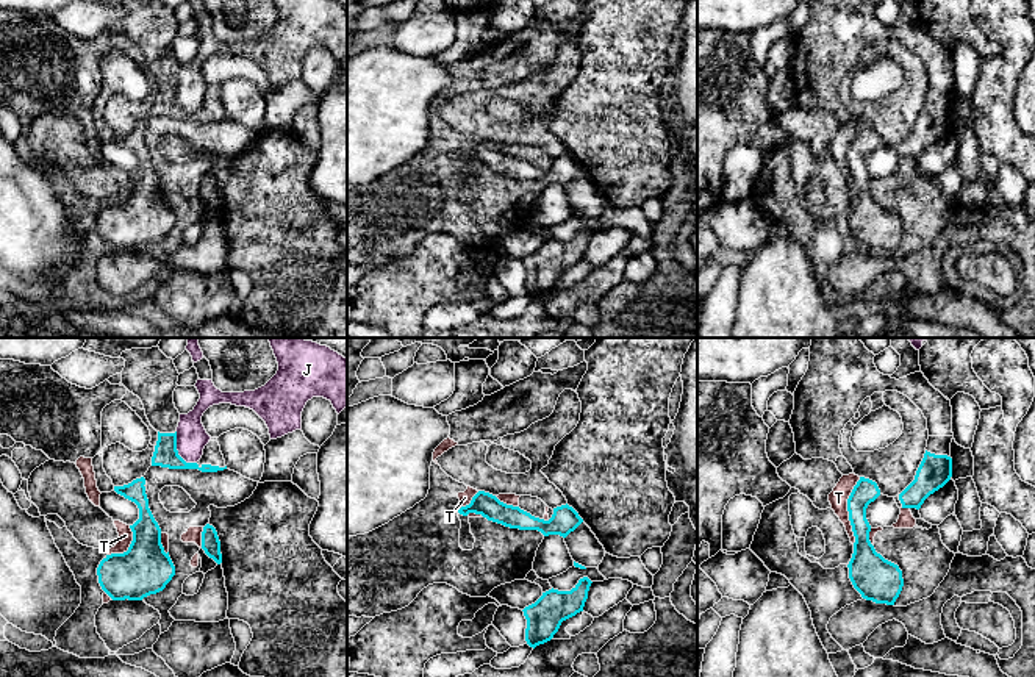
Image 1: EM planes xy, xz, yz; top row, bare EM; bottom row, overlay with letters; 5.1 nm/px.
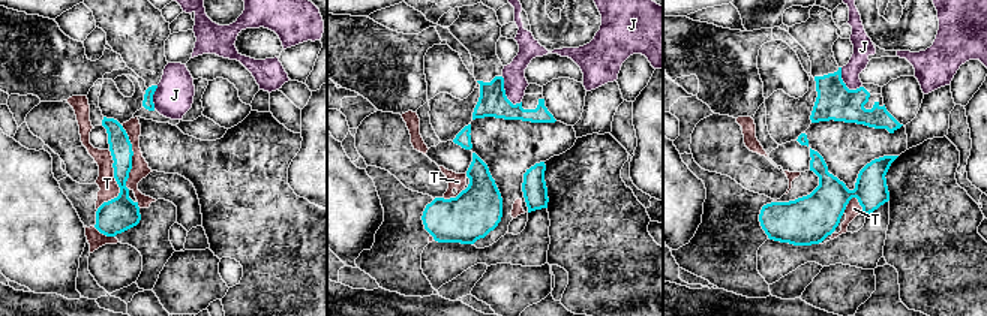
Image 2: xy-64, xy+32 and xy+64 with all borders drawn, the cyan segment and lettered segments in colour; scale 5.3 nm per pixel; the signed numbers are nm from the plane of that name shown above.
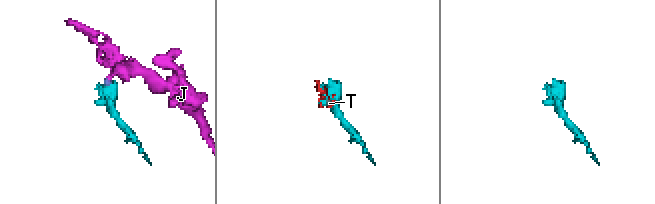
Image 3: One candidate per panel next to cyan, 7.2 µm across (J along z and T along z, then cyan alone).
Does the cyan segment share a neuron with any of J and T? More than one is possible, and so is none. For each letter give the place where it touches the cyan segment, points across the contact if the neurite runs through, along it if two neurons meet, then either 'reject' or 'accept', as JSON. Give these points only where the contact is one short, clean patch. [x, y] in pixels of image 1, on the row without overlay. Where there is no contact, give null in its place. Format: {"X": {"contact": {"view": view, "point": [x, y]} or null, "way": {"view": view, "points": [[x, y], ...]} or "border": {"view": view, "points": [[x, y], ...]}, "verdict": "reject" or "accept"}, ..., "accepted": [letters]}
{"J": {"contact": {"view": "xy", "point": [177, 102]}, "border": {"view": "xy", "points": [[175, 82], [177, 102], [186, 111], [196, 113]]}, "verdict": "reject"}, "T": {"contact": {"view": "yz", "point": [848, 160]}, "verdict": "reject"}, "accepted": []}

